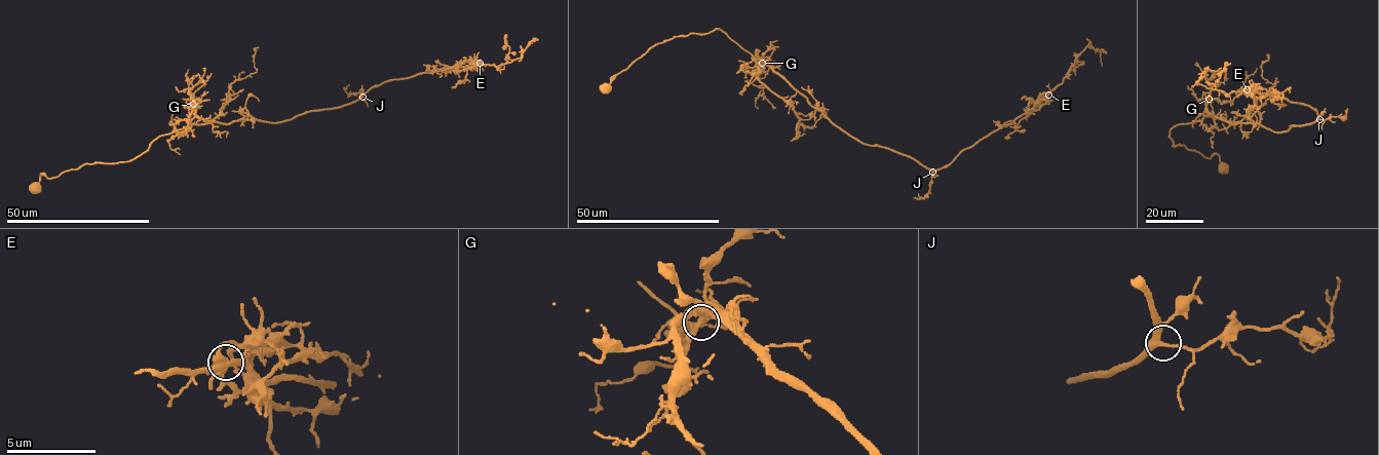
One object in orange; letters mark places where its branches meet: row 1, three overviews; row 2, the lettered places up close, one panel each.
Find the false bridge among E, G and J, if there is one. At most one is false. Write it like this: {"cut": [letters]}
{"cut": ["E"]}

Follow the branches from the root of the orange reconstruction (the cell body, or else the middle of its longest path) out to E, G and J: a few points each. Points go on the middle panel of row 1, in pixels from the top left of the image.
E: (605, 89), (658, 43), (719, 28), (852, 137), (932, 171), (947, 166), (1048, 95)
G: (605, 89), (618, 73), (658, 43), (719, 28), (756, 59), (764, 61), (762, 63)
J: (605, 89), (618, 73), (658, 43), (719, 28), (756, 59), (766, 63), (850, 135), (909, 155), (932, 172)

